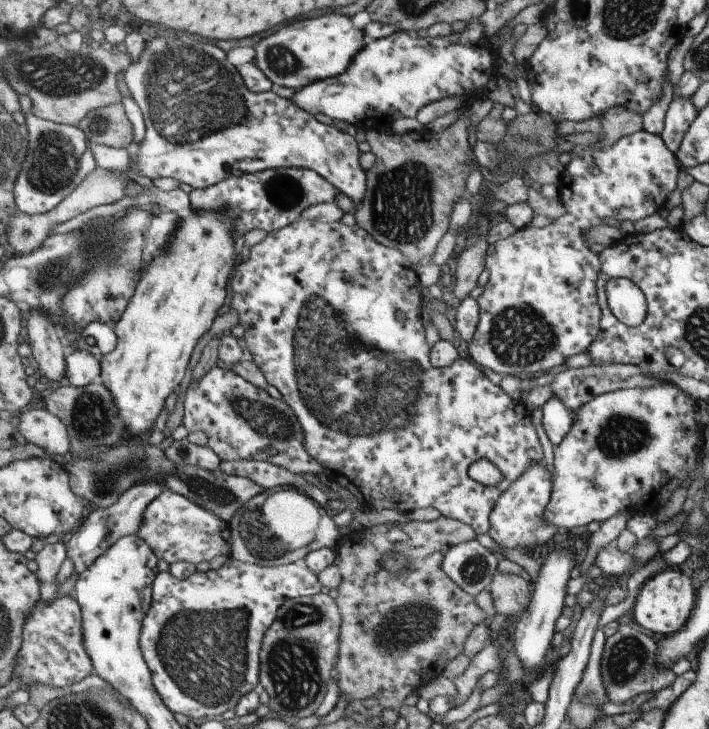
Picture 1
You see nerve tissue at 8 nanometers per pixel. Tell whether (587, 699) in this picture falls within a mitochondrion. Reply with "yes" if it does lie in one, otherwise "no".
yes

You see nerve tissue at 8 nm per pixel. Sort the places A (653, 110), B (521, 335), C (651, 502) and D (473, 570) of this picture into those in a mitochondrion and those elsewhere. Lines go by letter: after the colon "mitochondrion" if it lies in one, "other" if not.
A: other
B: mitochondrion
C: other
D: mitochondrion

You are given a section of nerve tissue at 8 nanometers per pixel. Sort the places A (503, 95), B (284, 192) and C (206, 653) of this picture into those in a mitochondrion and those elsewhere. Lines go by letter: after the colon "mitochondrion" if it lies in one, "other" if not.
A: other
B: mitochondrion
C: mitochondrion

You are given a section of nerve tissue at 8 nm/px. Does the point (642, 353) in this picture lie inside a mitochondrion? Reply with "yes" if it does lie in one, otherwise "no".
no

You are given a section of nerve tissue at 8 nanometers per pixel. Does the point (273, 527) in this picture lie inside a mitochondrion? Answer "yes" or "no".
yes

